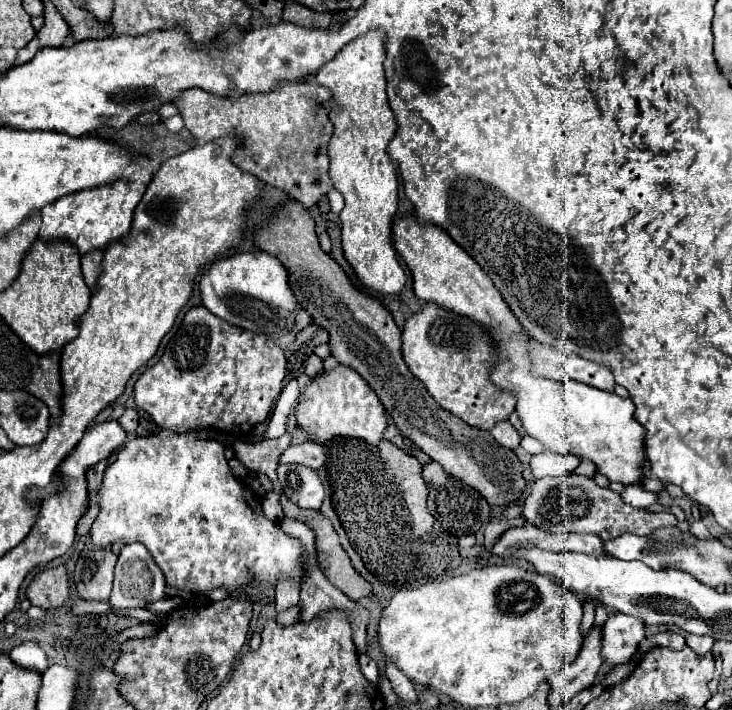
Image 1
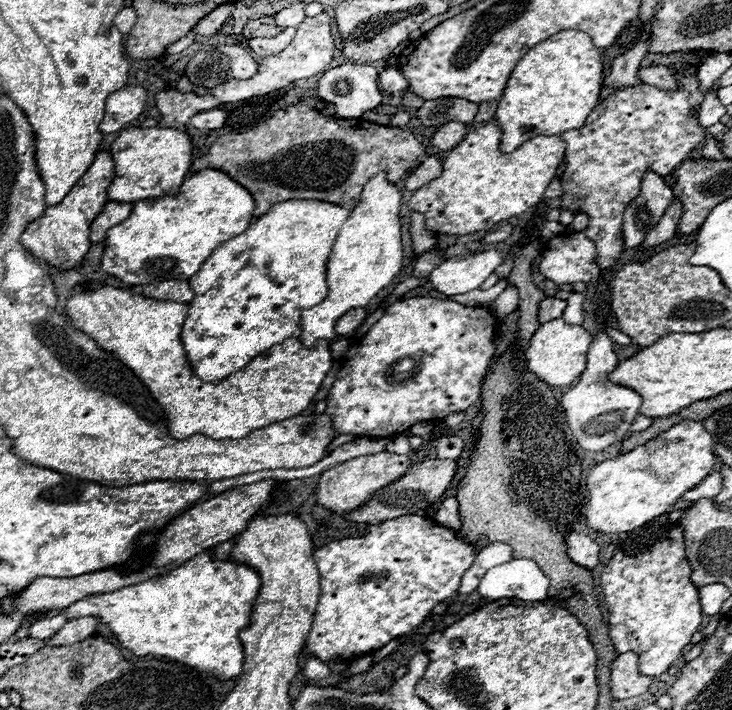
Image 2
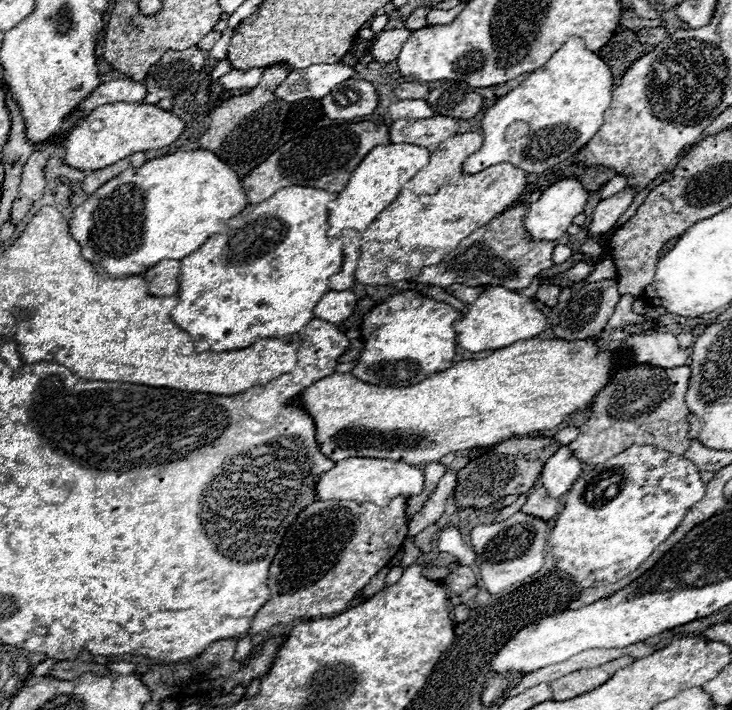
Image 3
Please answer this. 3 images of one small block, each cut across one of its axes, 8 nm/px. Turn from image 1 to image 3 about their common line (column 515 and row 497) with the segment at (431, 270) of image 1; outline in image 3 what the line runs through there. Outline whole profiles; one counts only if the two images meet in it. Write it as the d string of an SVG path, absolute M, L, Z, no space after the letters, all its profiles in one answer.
M344 458L338 460L332 470L326 470L314 492L316 500L356 500L356 502L372 502L376 506L386 506L392 498L406 494L420 494L424 488L424 474L416 466L408 466L404 462L382 460L378 458Z

